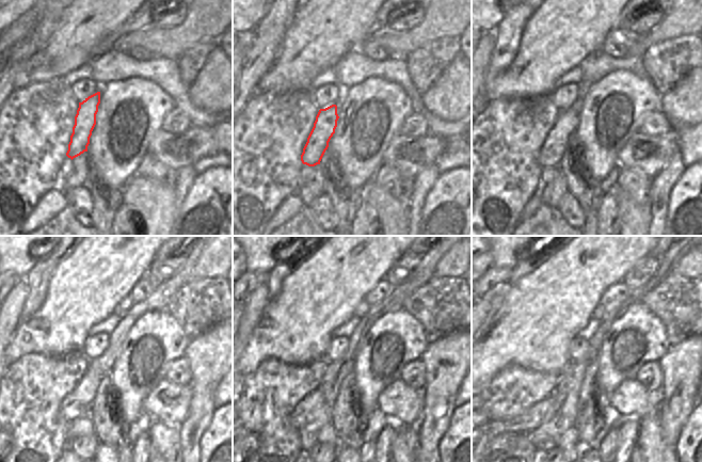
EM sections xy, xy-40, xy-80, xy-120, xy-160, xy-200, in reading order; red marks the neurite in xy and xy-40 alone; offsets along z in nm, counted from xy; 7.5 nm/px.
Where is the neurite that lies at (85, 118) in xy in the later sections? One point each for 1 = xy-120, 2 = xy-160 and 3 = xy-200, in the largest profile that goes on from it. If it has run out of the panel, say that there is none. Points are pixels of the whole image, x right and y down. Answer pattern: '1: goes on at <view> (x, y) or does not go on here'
1: goes on at xy-120 (77, 403)
2: goes on at xy-160 (307, 409)
3: goes on at xy-200 (542, 412)

